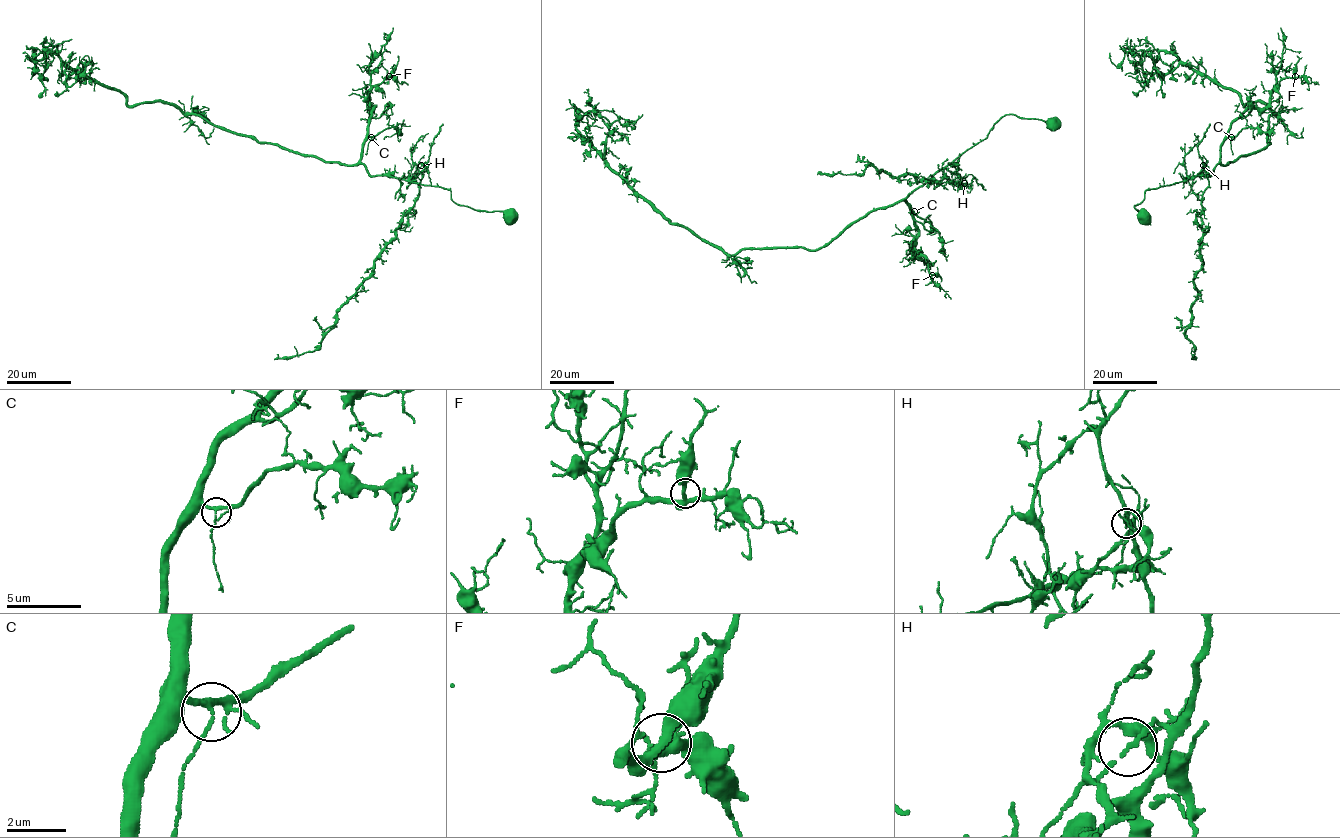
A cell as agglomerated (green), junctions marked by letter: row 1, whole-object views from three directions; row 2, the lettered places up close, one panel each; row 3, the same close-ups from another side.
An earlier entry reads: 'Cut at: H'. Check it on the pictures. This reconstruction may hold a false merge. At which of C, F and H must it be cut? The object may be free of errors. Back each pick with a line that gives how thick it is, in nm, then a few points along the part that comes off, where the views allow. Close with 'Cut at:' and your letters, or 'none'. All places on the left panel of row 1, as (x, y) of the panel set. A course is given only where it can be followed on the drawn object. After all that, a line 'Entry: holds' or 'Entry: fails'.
H: calibre 130 nm; course (421, 165), (425, 168), (414, 206), (319, 346), (297, 355), (276, 354)
Cut at: H
Entry: holds

